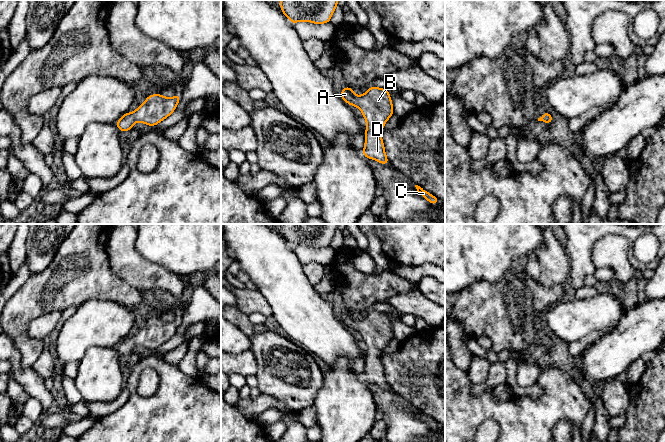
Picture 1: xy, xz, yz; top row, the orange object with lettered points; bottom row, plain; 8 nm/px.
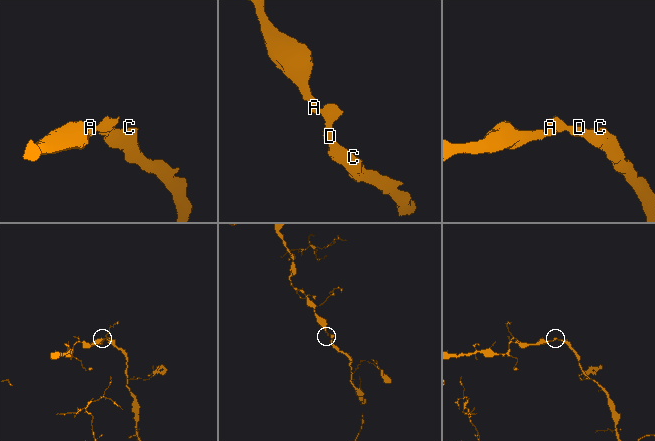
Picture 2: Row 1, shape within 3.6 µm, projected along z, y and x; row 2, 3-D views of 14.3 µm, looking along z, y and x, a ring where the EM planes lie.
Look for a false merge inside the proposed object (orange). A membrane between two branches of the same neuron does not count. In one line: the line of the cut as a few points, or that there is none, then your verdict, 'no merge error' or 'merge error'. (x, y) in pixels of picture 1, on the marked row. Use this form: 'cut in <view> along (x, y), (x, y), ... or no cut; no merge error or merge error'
no cut; no merge error

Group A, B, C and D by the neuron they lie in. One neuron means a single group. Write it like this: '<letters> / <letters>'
A B C D

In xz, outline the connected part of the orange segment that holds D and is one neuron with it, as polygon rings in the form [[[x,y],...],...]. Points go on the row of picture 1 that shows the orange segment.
[[[346,86],[339,95],[347,104],[357,106],[367,122],[363,155],[383,165],[389,164],[381,137],[384,124],[394,114],[389,91],[370,86],[366,93],[358,97],[351,87]]]

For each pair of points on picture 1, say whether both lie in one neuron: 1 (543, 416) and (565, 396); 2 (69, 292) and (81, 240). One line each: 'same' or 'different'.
1: same
2: same

